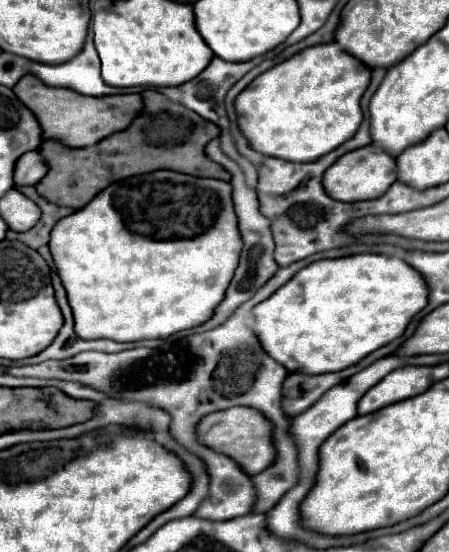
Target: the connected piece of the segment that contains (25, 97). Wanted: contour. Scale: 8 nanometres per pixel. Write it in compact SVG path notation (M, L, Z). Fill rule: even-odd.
M35 75L23 77L13 93L17 99L37 117L41 125L43 141L59 141L65 147L87 147L95 145L103 137L125 129L127 123L133 121L135 113L141 109L139 95L107 95L107 97L83 97L79 93L71 93L67 89L51 89L43 85Z

